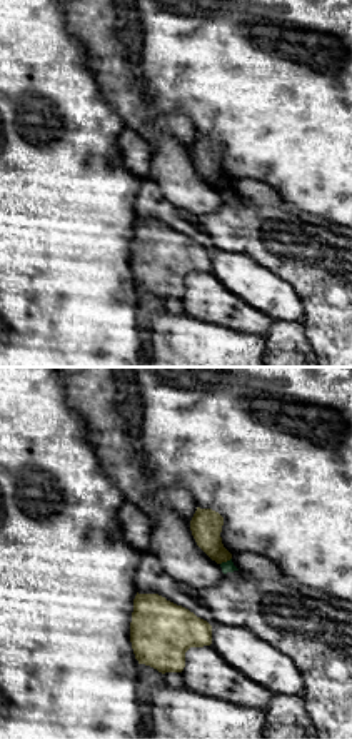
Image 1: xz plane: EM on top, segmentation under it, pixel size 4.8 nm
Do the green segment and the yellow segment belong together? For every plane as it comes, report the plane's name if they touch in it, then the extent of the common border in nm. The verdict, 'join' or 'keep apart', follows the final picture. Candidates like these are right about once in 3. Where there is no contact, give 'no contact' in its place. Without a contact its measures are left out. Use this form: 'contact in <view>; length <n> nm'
contact in xz; length 70 nm

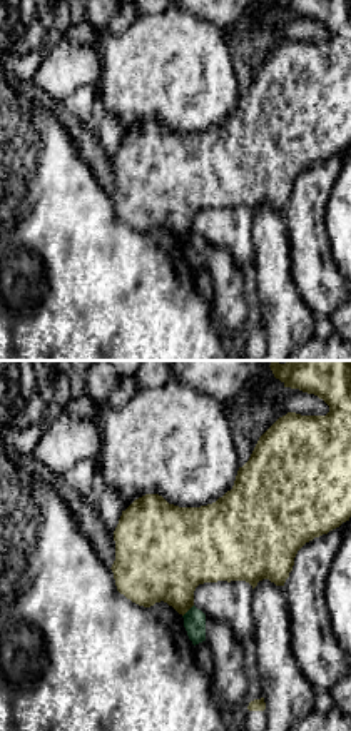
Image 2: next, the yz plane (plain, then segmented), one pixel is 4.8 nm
contact in yz; length 80 nm

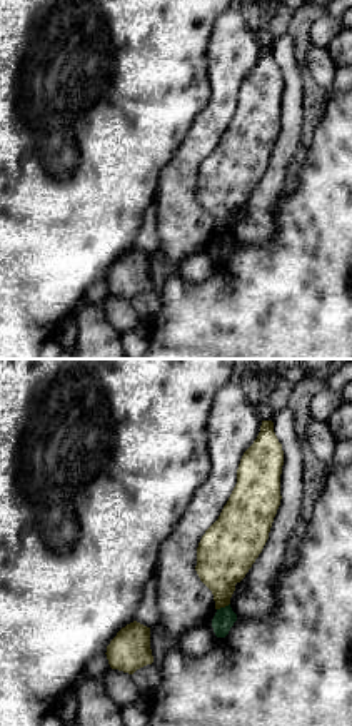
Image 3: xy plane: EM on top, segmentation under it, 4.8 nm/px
contact in xy; length 70 nm

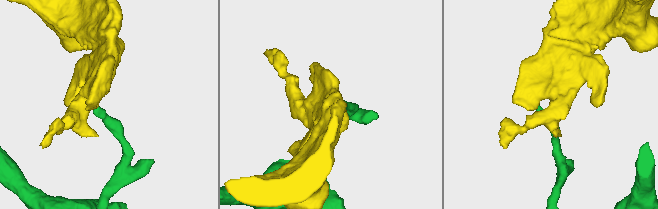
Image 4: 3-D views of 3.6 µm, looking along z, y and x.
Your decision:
keep apart

